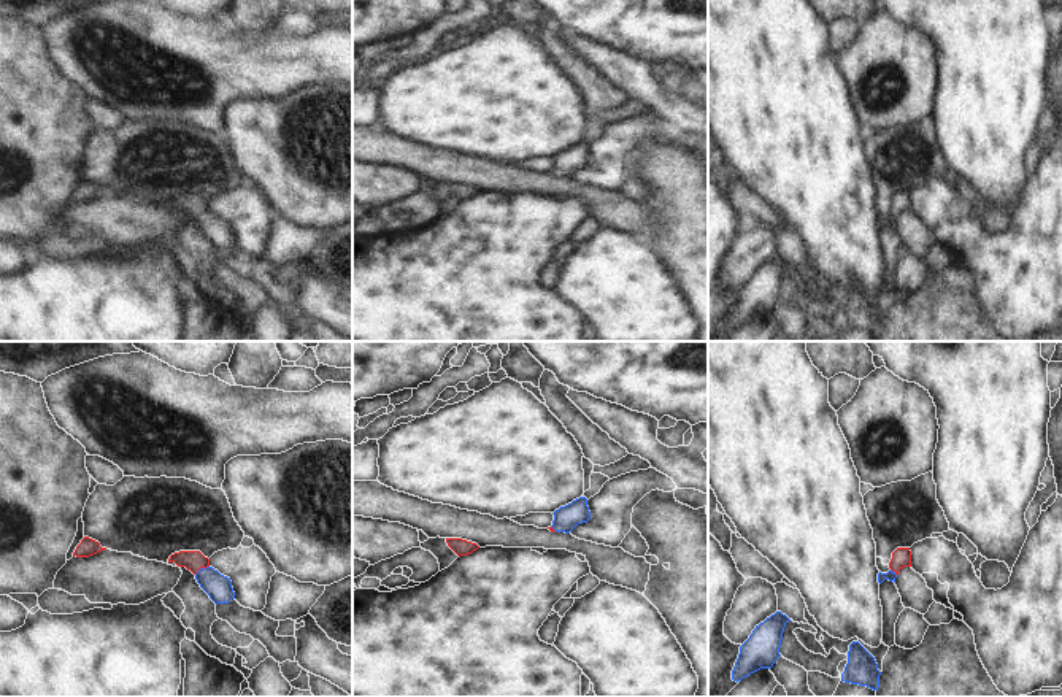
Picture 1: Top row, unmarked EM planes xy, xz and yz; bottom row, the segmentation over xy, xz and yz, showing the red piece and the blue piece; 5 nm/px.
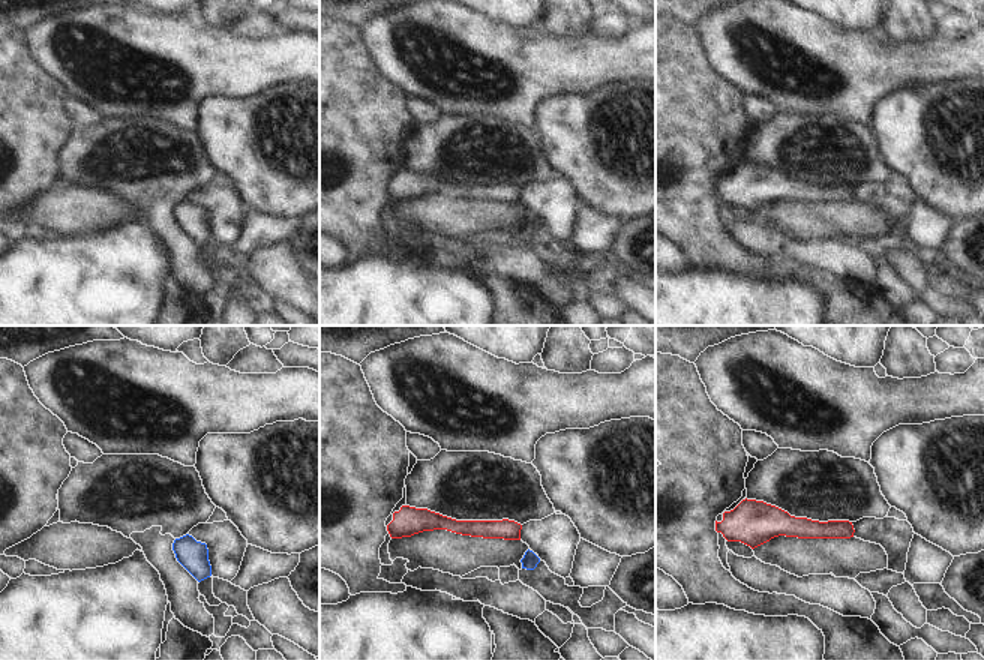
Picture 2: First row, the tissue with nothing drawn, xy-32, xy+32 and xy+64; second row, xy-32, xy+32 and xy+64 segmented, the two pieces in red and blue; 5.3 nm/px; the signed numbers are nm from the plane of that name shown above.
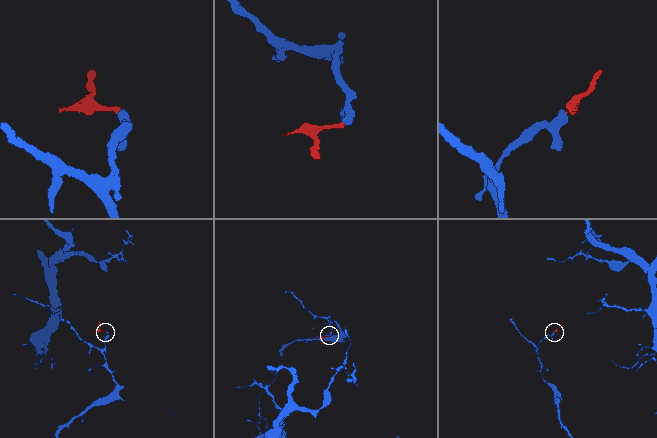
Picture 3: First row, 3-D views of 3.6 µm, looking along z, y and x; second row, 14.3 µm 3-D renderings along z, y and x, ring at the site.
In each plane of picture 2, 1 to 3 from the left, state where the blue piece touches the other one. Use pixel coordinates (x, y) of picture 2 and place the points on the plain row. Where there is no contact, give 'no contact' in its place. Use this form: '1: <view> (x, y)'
1: no contact
2: no contact
3: no contact

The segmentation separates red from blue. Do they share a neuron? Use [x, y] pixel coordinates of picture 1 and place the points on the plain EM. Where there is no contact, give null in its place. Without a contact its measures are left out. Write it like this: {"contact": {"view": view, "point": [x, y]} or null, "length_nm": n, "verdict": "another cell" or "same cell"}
{"contact": {"view": "xy", "point": [200, 211]}, "length_nm": 90, "verdict": "same cell"}

